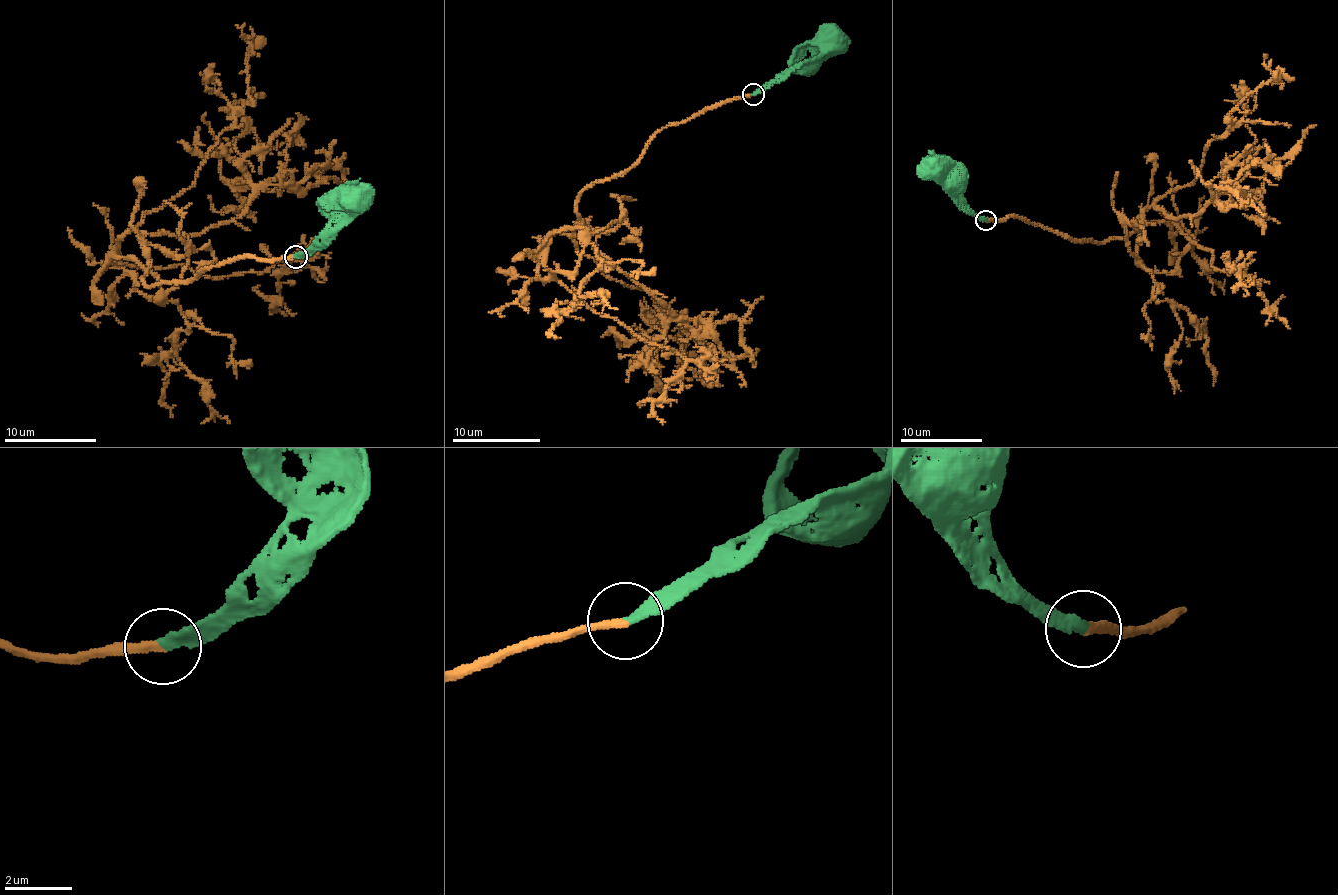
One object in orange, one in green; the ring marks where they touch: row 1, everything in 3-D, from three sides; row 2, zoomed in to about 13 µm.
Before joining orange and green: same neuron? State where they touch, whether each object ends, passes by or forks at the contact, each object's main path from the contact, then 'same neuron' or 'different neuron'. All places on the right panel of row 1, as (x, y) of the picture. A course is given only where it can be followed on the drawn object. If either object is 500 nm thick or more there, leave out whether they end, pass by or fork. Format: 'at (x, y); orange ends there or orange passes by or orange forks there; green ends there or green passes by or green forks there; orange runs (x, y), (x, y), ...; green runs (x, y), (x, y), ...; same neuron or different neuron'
at (986, 220); orange ends there; green ends there; orange runs (986, 221), (1012, 216), (1097, 242), (1126, 237), (1155, 200), (1287, 326); green runs (986, 221), (958, 200), (955, 192), (933, 170); same neuron

